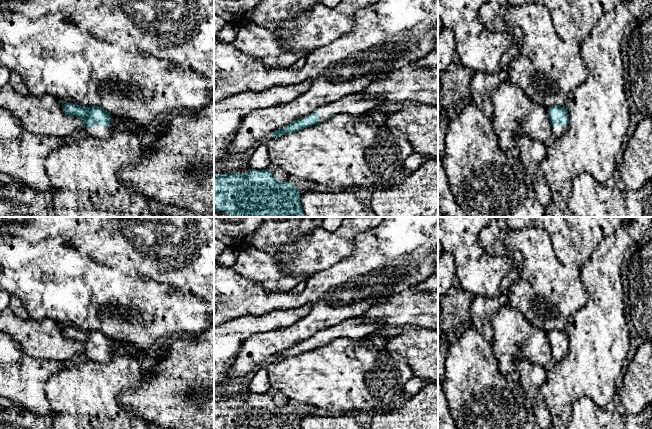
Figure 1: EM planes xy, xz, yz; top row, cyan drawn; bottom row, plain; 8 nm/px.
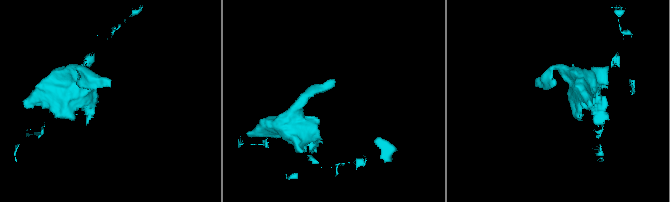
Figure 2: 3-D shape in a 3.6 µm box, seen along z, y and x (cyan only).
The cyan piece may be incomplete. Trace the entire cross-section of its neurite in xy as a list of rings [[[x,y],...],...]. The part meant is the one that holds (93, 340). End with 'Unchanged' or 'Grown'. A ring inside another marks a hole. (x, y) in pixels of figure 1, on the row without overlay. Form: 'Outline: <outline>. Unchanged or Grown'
Outline: [[[66,325],[61,326],[65,339],[76,340],[83,344],[87,359],[103,363],[111,360],[109,352],[111,339],[104,333],[98,330],[86,331]]]. Grown

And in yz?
Outline: [[[554,329],[548,332],[548,339],[550,342],[552,357],[556,361],[561,361],[567,355],[569,347],[569,339],[565,330],[560,331]]]. Grown

